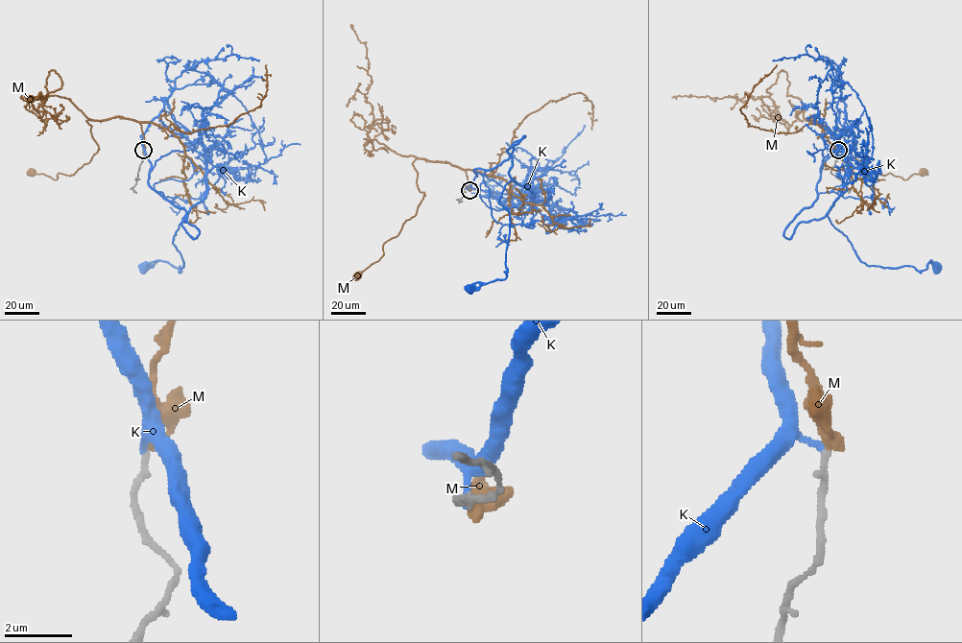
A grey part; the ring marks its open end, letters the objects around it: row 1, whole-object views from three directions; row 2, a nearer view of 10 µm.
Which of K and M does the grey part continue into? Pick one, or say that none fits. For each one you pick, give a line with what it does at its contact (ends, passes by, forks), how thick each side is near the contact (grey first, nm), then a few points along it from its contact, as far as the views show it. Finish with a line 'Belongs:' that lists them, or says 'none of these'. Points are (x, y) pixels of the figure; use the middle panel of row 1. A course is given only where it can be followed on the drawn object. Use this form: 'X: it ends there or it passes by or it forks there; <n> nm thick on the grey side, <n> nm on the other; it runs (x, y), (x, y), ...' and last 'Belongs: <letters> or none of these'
M: it ends there; 200 nm thick on the grey side, 360 nm on the other; it runs (469, 190), (465, 170), (415, 159), (417, 184), (424, 194), (416, 214), (384, 243), (382, 256), (356, 275)
Belongs: M

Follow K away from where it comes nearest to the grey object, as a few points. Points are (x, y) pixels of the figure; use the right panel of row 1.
K: (838, 150), (824, 162), (817, 198), (783, 235), (827, 216), (867, 265), (938, 268)

